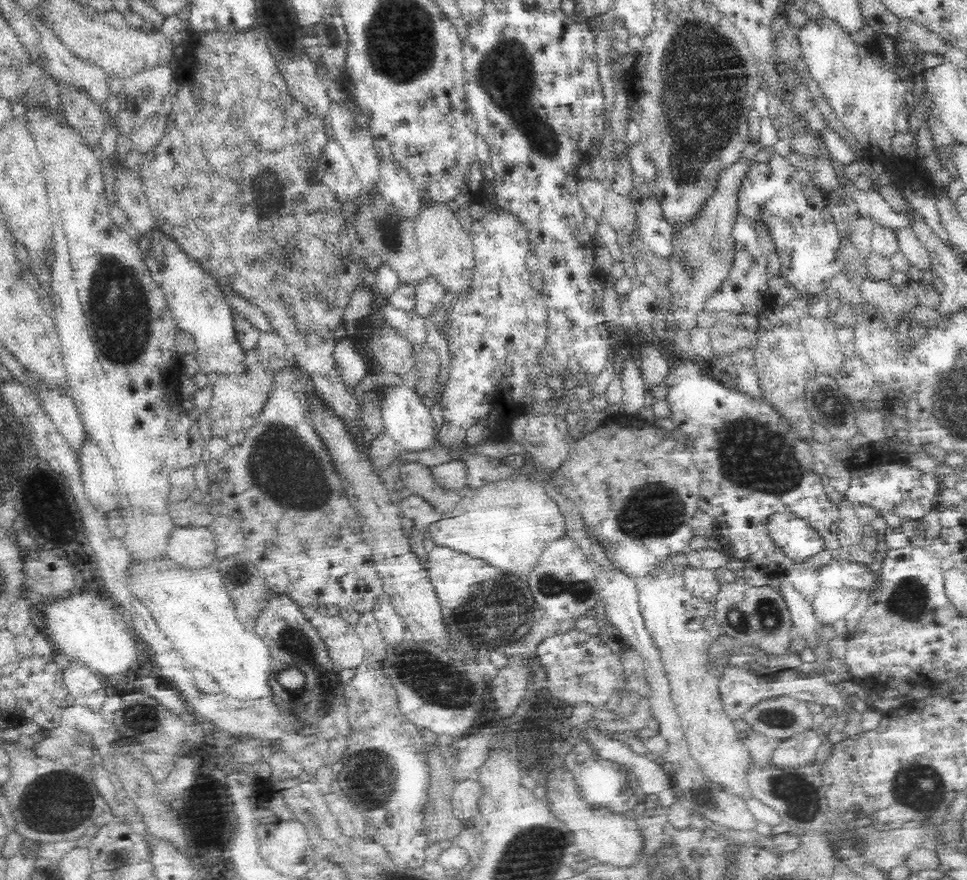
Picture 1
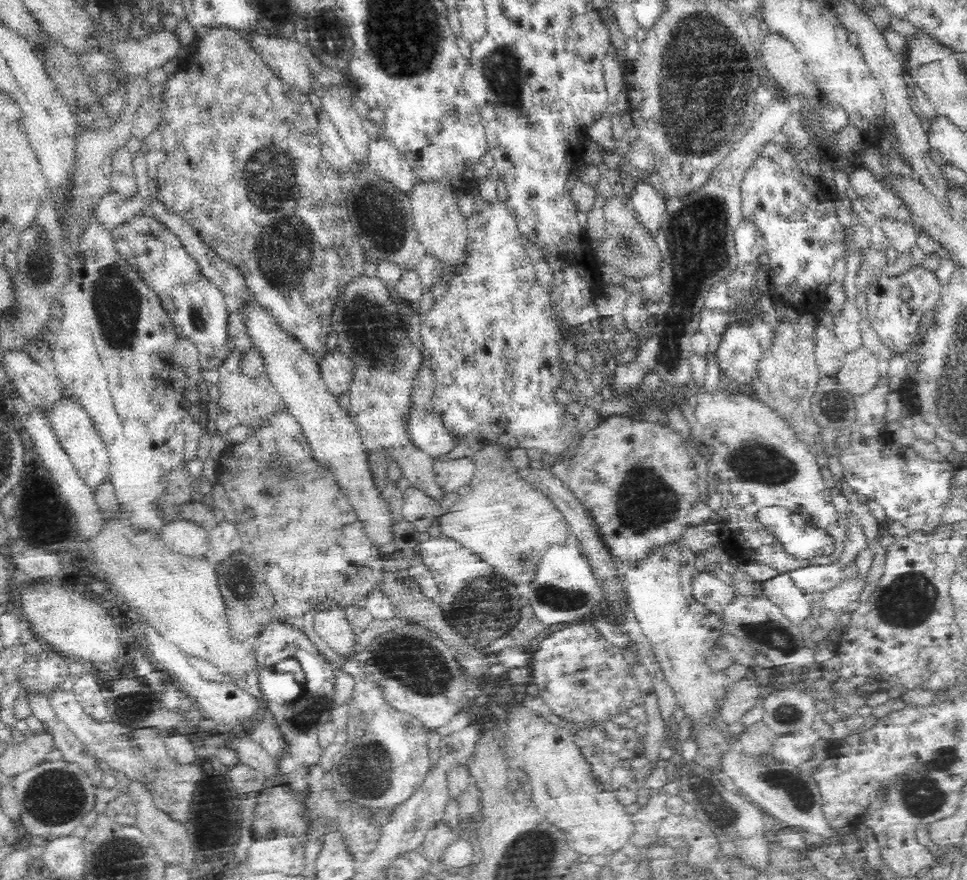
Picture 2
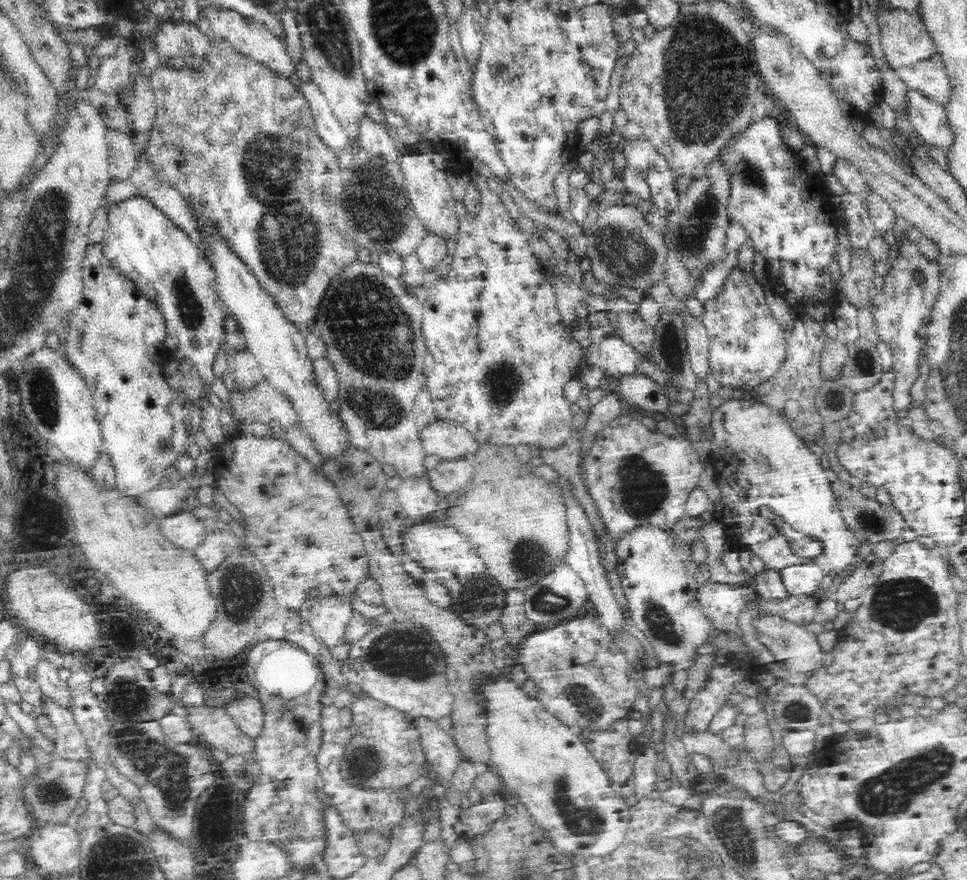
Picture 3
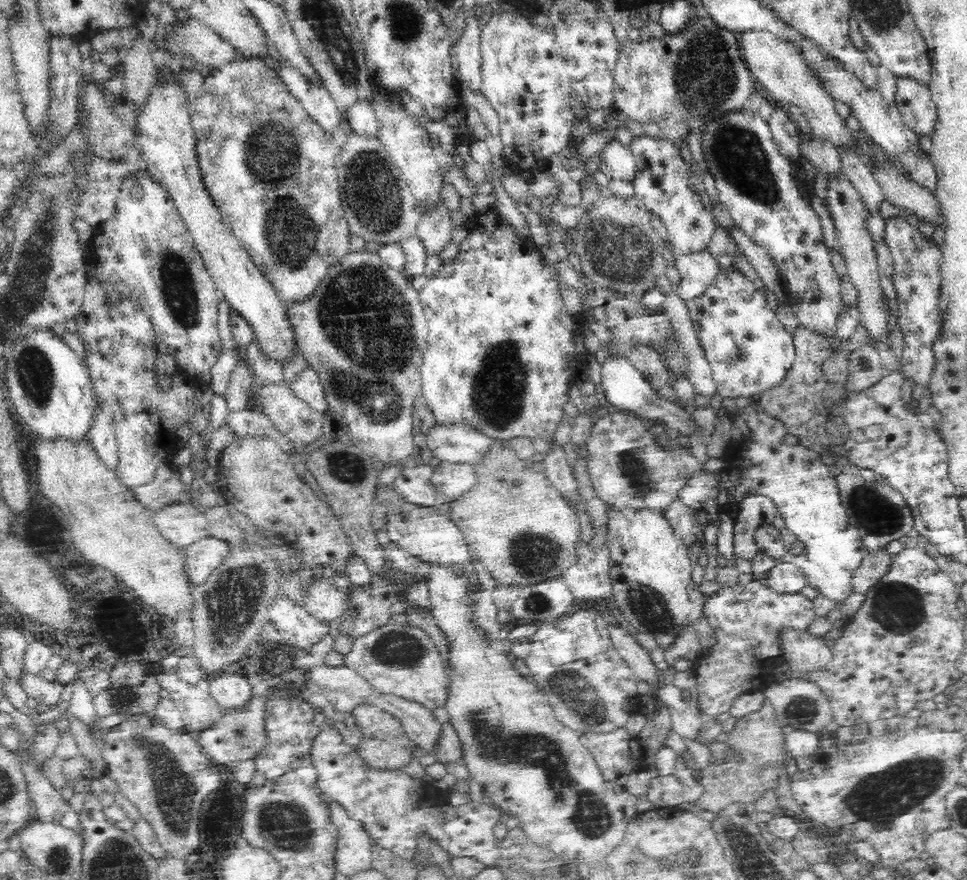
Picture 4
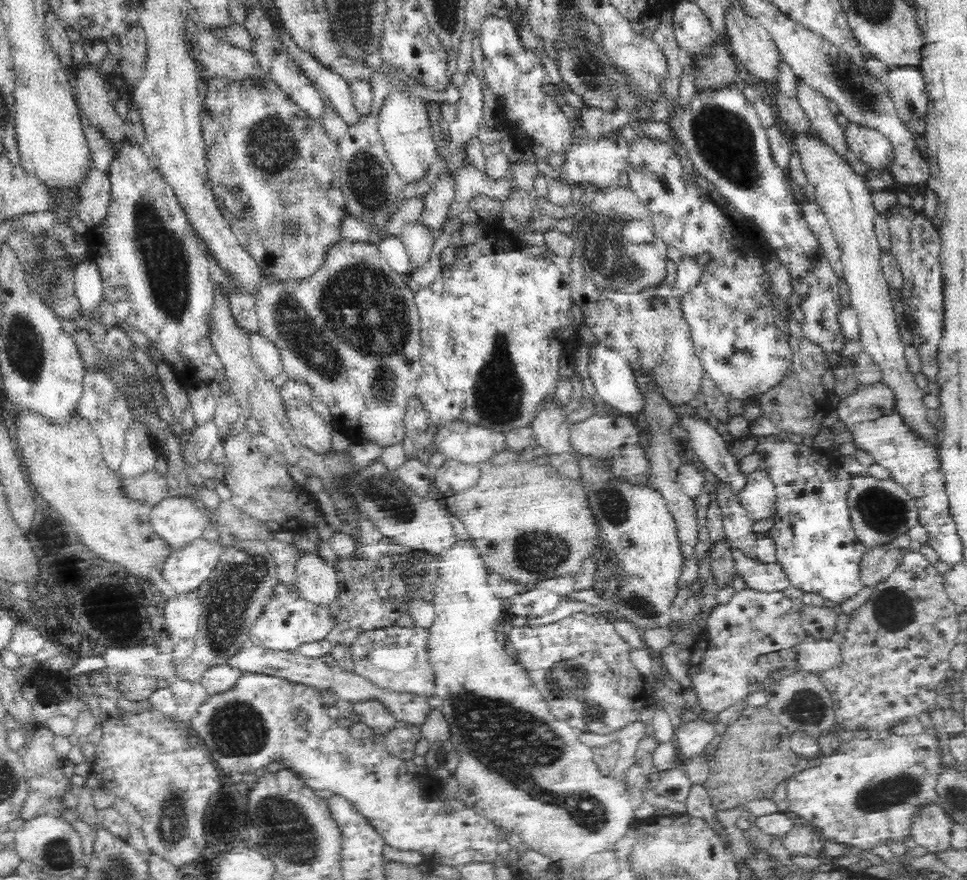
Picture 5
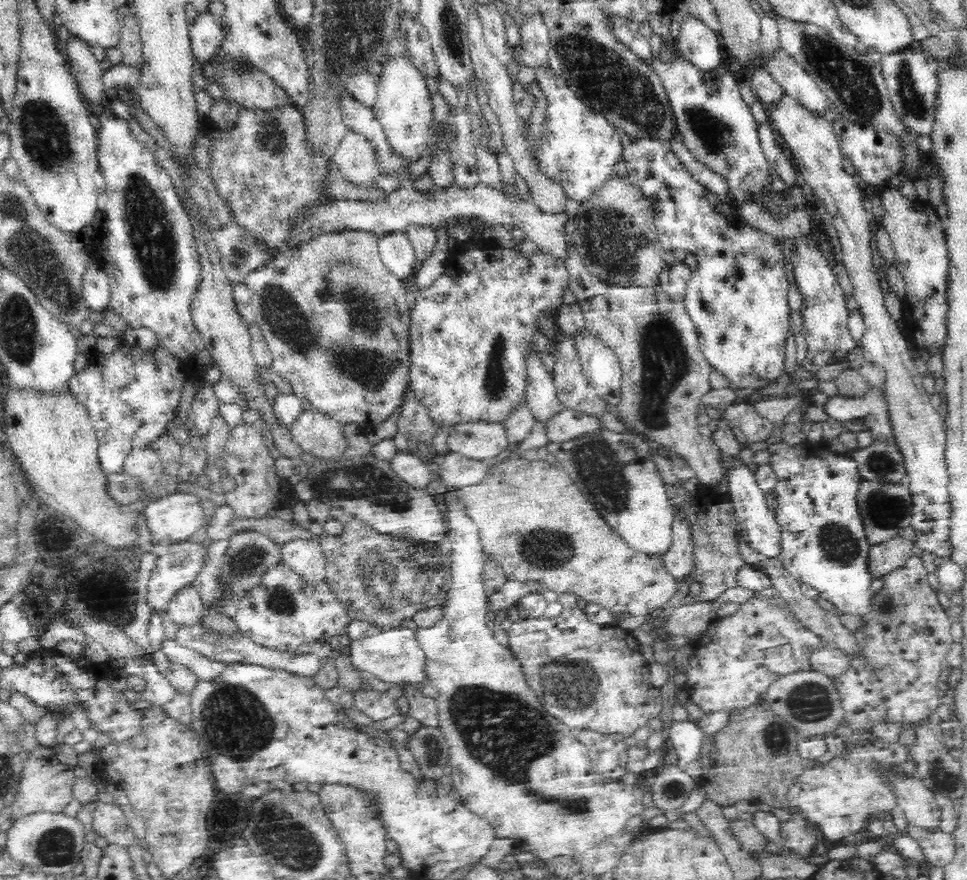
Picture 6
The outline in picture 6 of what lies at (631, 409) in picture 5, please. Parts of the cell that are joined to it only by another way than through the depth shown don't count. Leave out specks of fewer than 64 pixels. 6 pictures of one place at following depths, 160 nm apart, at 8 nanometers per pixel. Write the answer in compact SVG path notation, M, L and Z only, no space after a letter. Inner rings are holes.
M586 330L576 336L581 369L595 393L612 406L622 402L622 367L618 355Z

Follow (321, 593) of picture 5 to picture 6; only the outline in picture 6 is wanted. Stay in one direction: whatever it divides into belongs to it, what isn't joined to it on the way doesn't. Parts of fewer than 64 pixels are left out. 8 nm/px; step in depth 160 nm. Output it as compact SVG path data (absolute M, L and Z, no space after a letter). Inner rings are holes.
M316 537L292 540L280 550L280 563L290 567L308 587L320 587L326 582L327 560Z

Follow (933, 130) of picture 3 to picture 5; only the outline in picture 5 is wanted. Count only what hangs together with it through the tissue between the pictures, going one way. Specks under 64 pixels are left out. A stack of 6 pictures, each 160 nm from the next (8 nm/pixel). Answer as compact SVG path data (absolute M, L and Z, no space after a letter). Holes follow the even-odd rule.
M909 67L892 69L886 74L884 82L897 109L897 116L912 134L924 136L930 100L921 70Z

